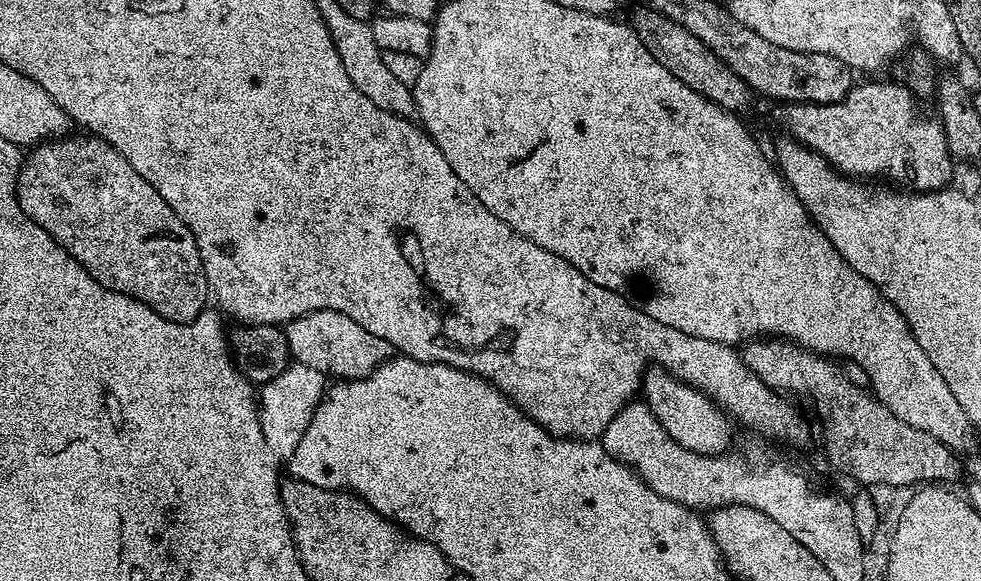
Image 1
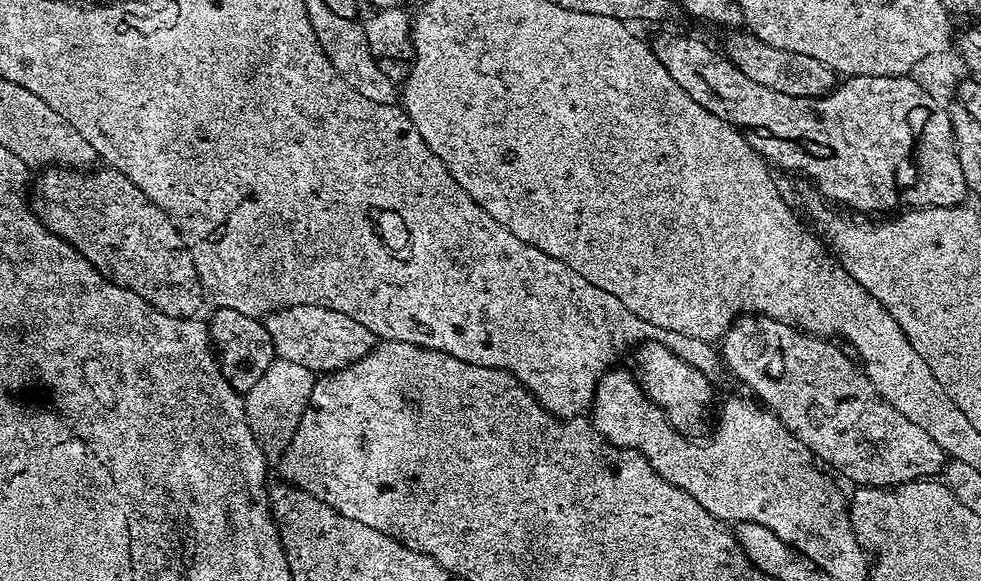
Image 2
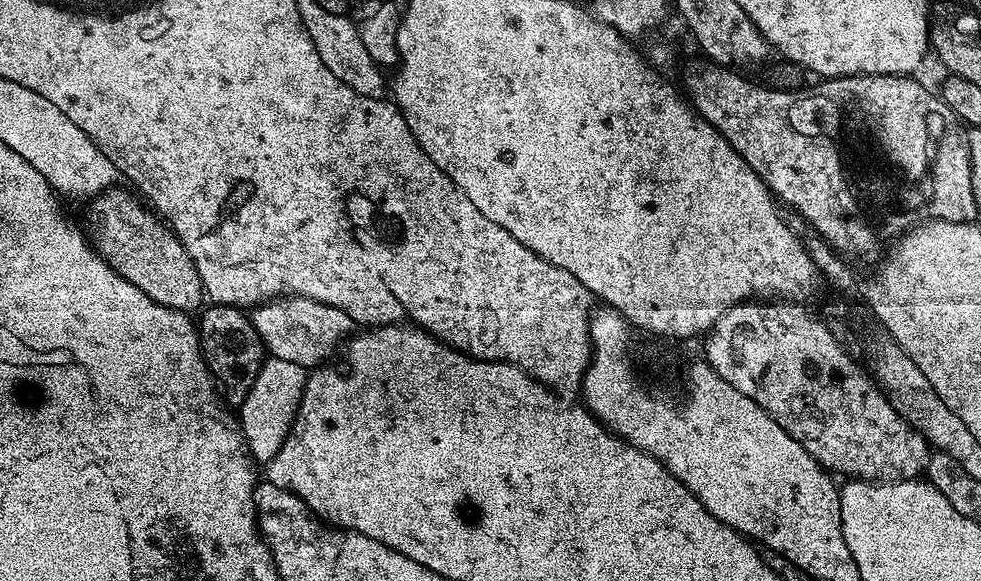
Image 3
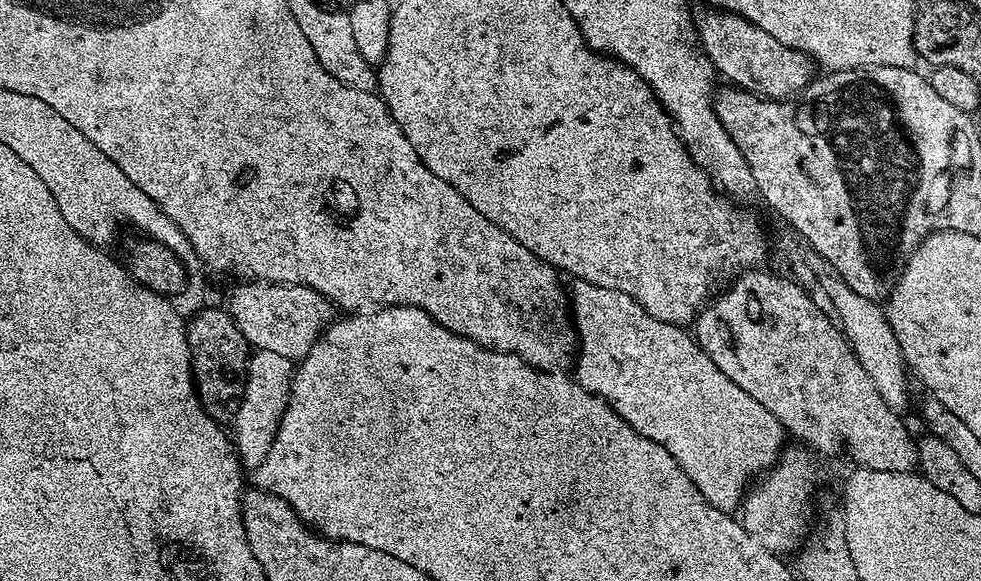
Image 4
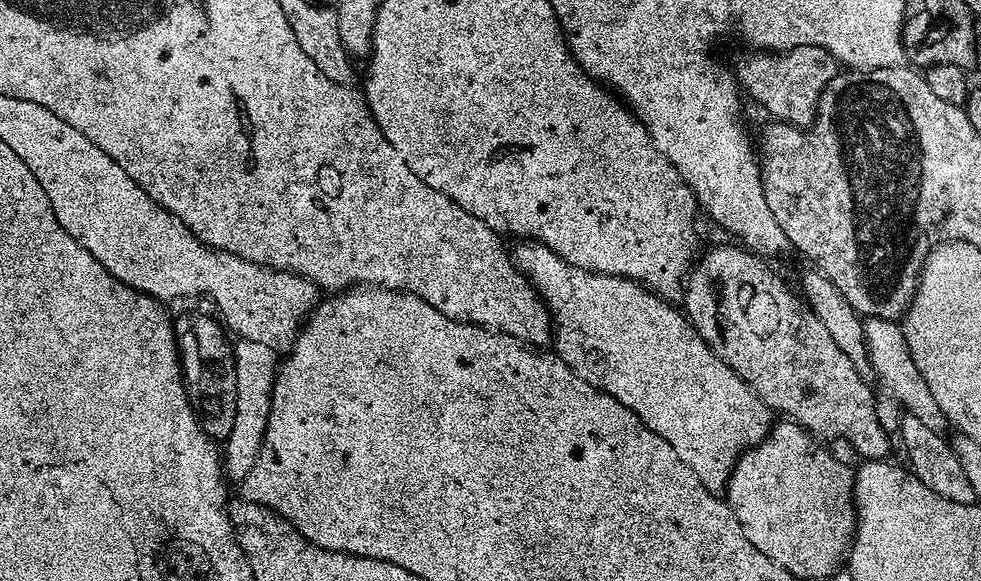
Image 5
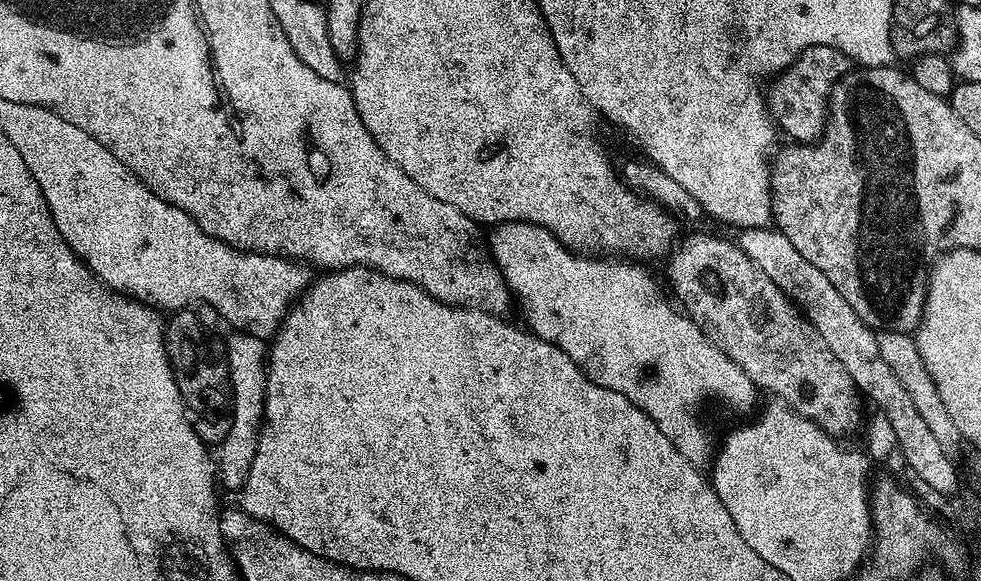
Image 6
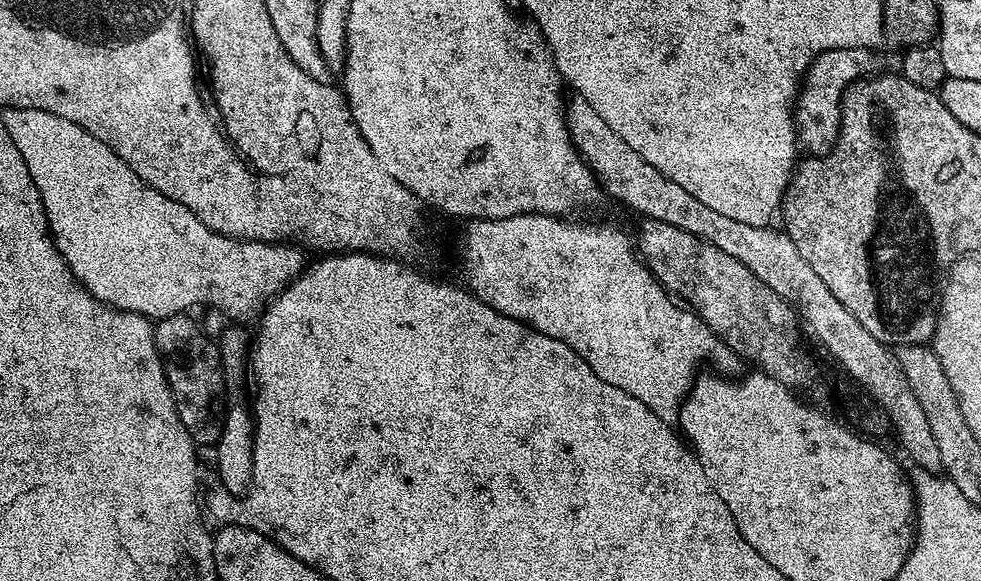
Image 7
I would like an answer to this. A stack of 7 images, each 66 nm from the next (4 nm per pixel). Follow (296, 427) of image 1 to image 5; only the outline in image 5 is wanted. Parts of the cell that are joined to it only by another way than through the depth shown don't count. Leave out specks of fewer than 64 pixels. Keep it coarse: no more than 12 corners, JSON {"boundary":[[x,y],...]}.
{"boundary":[[237,339],[238,402],[222,444],[239,482],[258,462],[272,409],[278,354]]}

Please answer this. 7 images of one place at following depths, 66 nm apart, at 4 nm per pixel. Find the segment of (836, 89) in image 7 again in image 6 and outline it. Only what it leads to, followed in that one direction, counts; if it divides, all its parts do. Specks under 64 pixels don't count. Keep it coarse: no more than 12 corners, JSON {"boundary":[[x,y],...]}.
{"boundary":[[810,46],[775,77],[766,104],[789,141],[815,144],[850,61]]}

